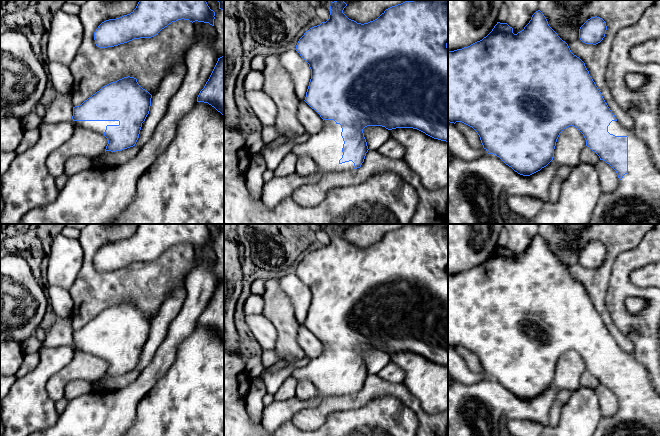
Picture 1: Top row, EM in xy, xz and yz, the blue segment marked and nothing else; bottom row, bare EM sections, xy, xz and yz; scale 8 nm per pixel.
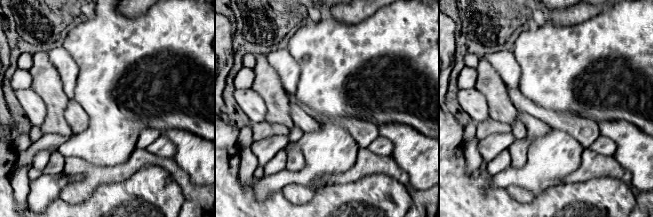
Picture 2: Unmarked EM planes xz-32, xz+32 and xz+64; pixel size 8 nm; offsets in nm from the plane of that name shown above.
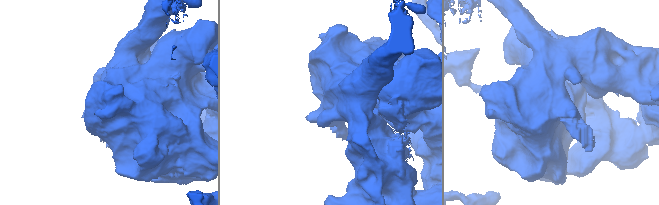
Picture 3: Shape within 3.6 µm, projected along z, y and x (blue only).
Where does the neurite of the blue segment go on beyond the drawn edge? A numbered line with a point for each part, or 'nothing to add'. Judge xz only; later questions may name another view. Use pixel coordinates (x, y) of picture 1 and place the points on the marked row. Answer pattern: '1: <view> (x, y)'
1: xz (325, 148)

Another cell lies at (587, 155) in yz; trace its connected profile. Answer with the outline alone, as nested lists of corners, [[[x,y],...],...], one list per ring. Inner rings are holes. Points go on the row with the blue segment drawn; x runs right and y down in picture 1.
[[[587,146],[584,147],[580,154],[580,162],[596,165],[599,162],[599,160],[599,156]]]

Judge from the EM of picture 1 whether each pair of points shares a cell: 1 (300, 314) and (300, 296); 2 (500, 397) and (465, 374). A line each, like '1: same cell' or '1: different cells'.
1: same cell
2: different cells

